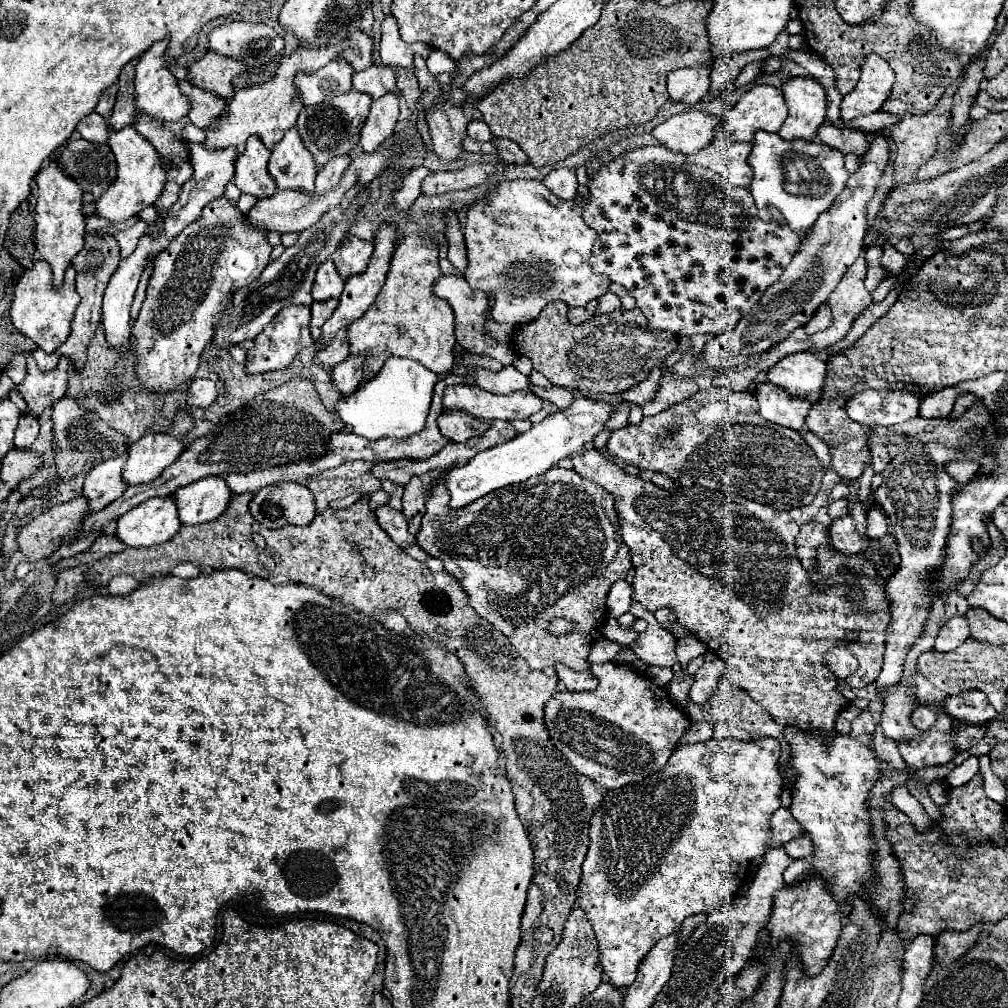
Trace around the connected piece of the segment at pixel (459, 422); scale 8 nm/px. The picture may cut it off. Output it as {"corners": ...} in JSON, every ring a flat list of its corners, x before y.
{"corners":[[442,412,438,416,440,432,452,442,464,442,472,436,482,436,488,430,488,422,476,420,466,412]]}

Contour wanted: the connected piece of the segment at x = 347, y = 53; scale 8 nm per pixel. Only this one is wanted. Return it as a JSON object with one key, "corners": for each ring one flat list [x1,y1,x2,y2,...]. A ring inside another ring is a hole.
{"corners":[[356,28,356,32,352,34,352,46,348,50,344,50,344,58,352,64,352,68,356,72,366,70,368,66,372,66,372,36,368,36,366,32,362,32,360,28]]}

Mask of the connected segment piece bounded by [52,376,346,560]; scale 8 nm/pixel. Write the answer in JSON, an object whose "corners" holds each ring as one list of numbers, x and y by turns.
{"corners":[[294,378,272,392,264,392,254,396,240,412,232,412,232,416,222,416,220,422,212,428,210,434,190,442,186,450,176,458,176,464,170,464,152,484,130,486,118,500,108,504,100,512,92,512,84,520,84,532,72,544,62,544,52,560,70,558,78,552,88,550,94,540,102,534,102,528,110,522,134,508,136,504,146,502,152,496,168,496,178,488,192,484,192,480,200,480,204,476,224,476,228,472,252,472,264,468,276,468,284,464,298,464,300,460,316,460,328,452,330,434,344,430,342,420,328,412,316,392,316,386,310,378]]}

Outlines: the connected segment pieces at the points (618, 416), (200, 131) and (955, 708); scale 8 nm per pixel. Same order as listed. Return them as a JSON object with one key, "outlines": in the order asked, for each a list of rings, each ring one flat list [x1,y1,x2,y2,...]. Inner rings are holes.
{"outlines":[[[622,402,622,404,620,404,620,410,614,412,612,418,606,422,606,430,614,432,614,430,618,430,618,428,624,428,624,426,628,424,628,412,630,412,628,402]],[[188,124,188,126,184,128,182,138,188,140,188,142,204,142,206,132,208,132,208,128,196,128,194,124]],[[968,690,958,696,948,696,944,702,944,712,956,720,970,724,984,724,994,720,996,716,996,710,980,690]]]}

